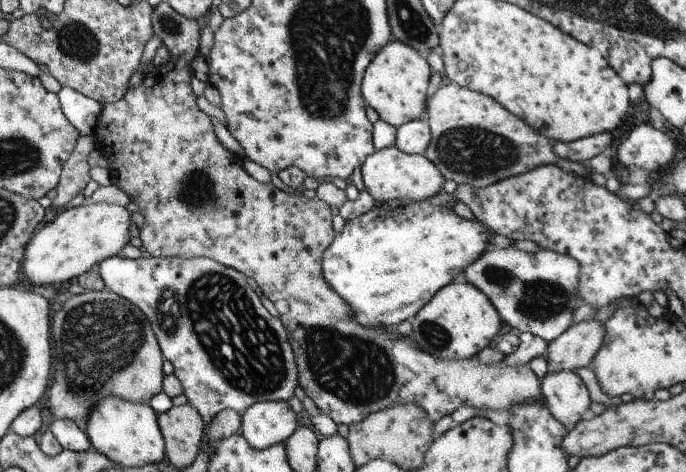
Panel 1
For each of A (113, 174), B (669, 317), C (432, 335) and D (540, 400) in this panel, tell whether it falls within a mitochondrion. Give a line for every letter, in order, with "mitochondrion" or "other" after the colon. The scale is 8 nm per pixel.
A: other
B: other
C: mitochondrion
D: other

